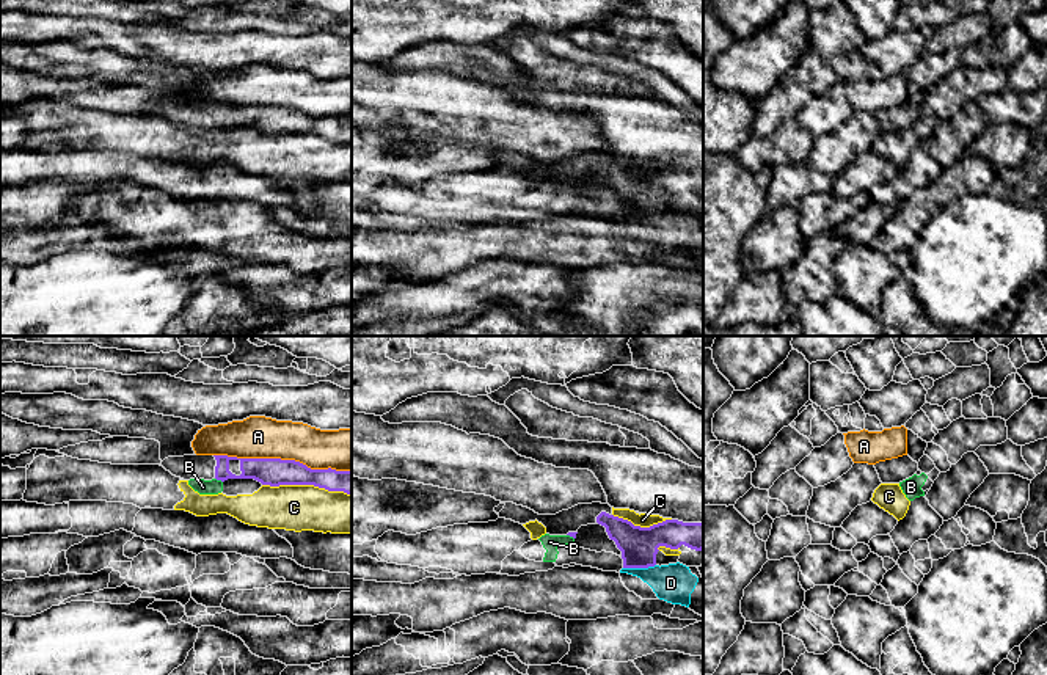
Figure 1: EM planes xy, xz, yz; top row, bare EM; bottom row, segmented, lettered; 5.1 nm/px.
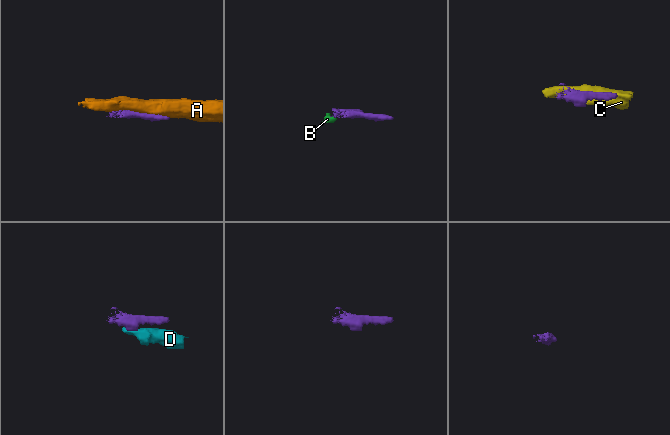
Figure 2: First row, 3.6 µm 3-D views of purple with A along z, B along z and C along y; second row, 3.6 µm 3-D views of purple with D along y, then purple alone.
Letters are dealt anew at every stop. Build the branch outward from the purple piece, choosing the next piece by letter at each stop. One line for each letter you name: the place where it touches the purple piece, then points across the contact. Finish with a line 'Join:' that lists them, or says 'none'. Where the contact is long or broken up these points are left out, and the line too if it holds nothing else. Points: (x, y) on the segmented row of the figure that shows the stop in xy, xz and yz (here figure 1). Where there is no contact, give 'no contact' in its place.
Join: none

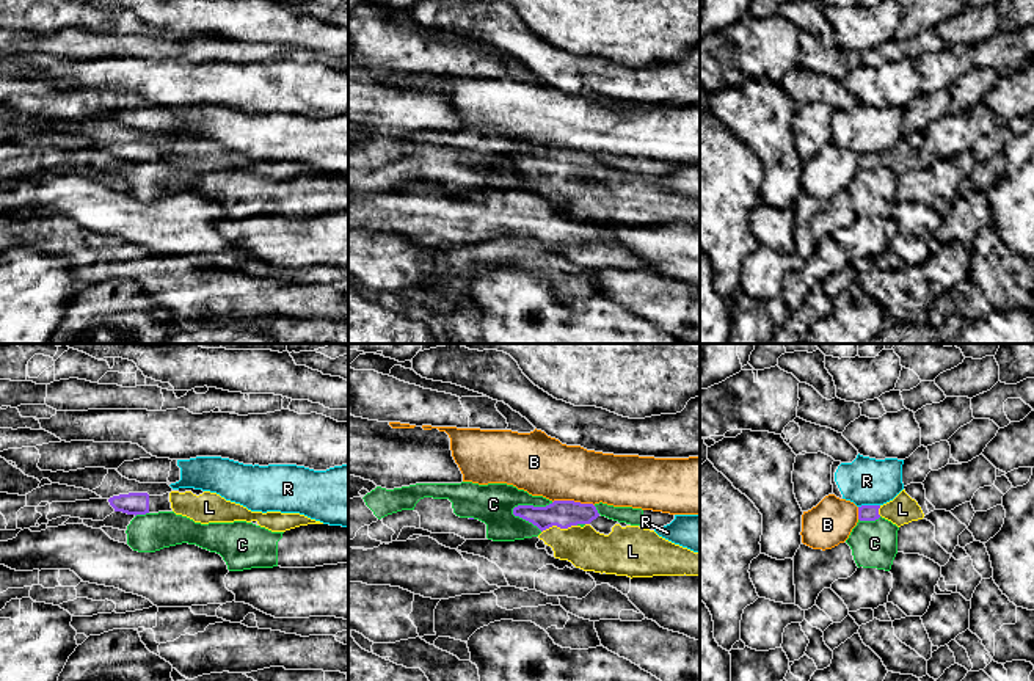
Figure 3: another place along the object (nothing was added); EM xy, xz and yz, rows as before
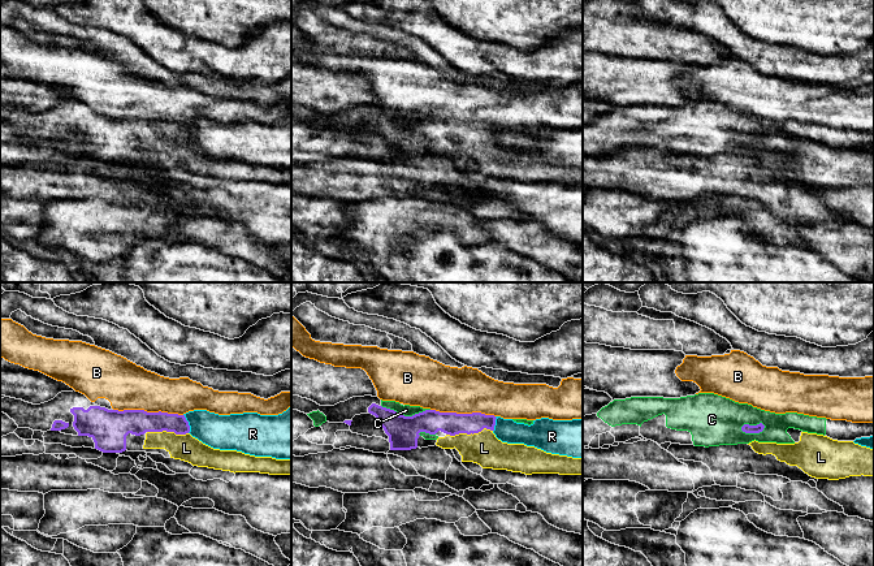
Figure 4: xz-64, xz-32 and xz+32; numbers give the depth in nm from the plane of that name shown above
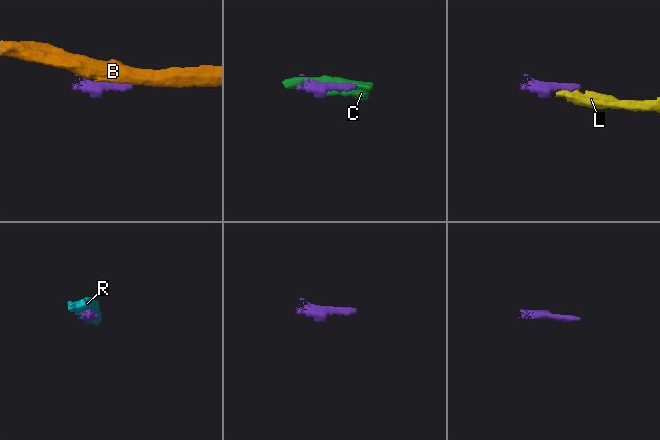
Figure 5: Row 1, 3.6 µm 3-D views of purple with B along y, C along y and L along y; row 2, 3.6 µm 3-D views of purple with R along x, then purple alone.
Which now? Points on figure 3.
L: contact xz (559, 526); way xz (564, 513), (559, 526), (578, 545), (586, 548)
Join: L

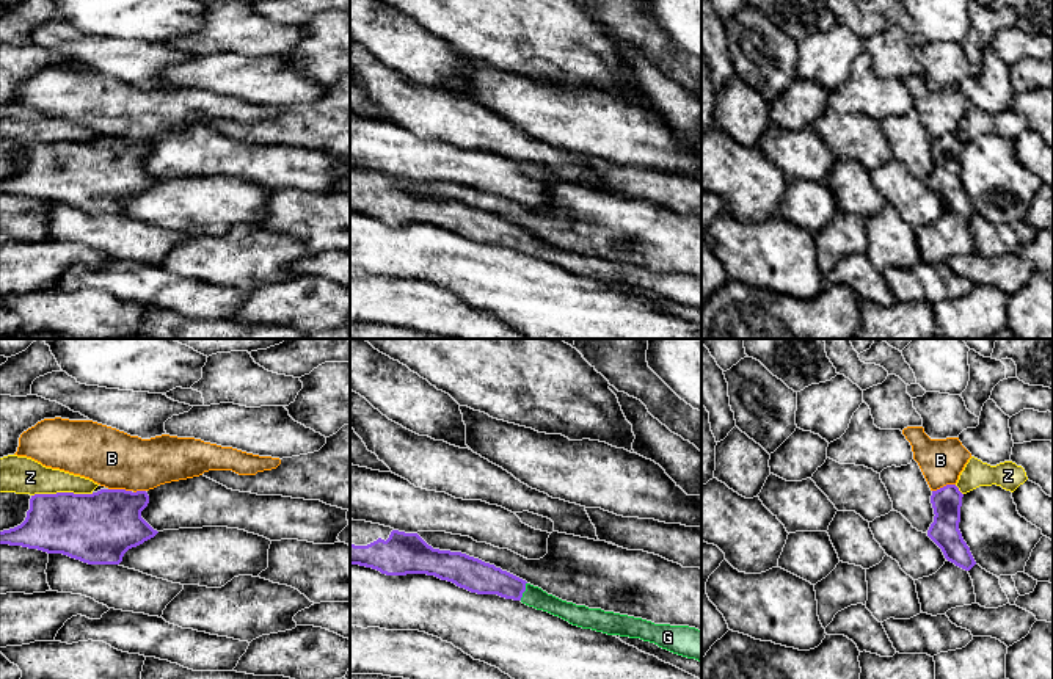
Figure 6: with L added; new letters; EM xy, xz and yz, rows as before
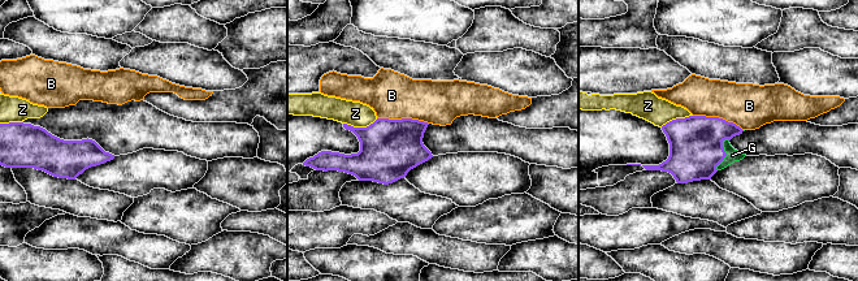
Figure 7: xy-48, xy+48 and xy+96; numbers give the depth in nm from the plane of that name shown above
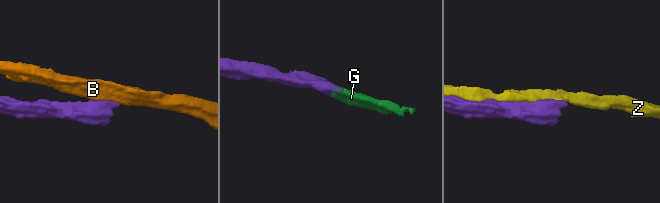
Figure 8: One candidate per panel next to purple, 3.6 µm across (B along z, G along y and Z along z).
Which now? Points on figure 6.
G: contact xz (524, 590); way xz (480, 577), (524, 590), (534, 596)
Join: G

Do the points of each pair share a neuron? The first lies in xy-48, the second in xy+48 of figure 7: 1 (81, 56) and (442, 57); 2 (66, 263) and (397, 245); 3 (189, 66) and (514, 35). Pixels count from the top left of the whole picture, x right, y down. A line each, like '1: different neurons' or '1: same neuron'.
1: same neuron
2: different neurons
3: different neurons

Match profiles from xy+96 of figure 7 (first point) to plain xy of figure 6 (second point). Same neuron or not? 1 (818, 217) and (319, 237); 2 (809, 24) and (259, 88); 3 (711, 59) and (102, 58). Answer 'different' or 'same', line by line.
1: different
2: different
3: same

